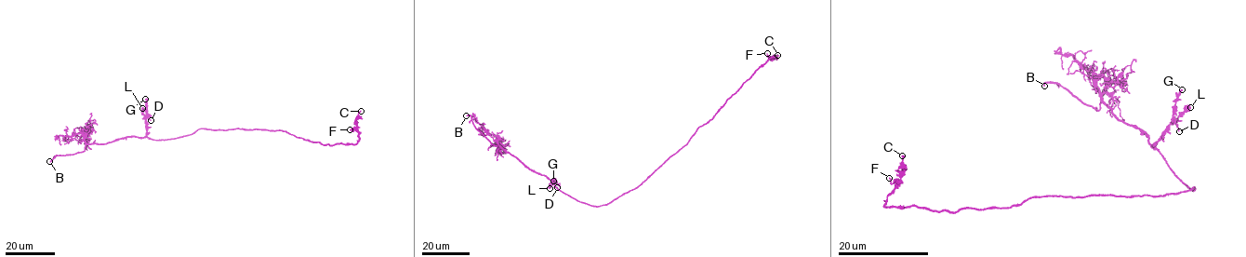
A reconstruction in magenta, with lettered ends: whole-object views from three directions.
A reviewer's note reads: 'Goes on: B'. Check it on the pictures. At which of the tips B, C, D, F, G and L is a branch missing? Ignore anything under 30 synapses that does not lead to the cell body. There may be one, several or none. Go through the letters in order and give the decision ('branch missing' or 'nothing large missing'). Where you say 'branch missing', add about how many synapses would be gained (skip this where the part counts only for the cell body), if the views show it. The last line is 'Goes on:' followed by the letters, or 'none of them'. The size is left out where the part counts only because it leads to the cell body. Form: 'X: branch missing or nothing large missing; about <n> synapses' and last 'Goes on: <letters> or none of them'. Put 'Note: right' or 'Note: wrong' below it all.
B: branch missing
C: nothing large missing
D: nothing large missing
F: nothing large missing
G: nothing large missing
L: nothing large missing
Goes on: B
Note: right

